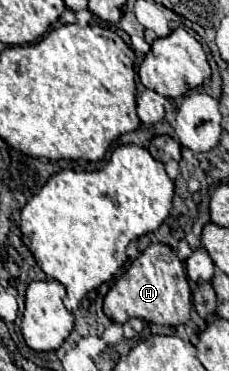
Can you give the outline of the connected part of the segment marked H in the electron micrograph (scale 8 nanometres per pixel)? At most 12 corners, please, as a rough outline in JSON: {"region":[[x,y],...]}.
{"region":[[150,244],[104,298],[104,314],[178,326],[192,294],[174,250]]}

